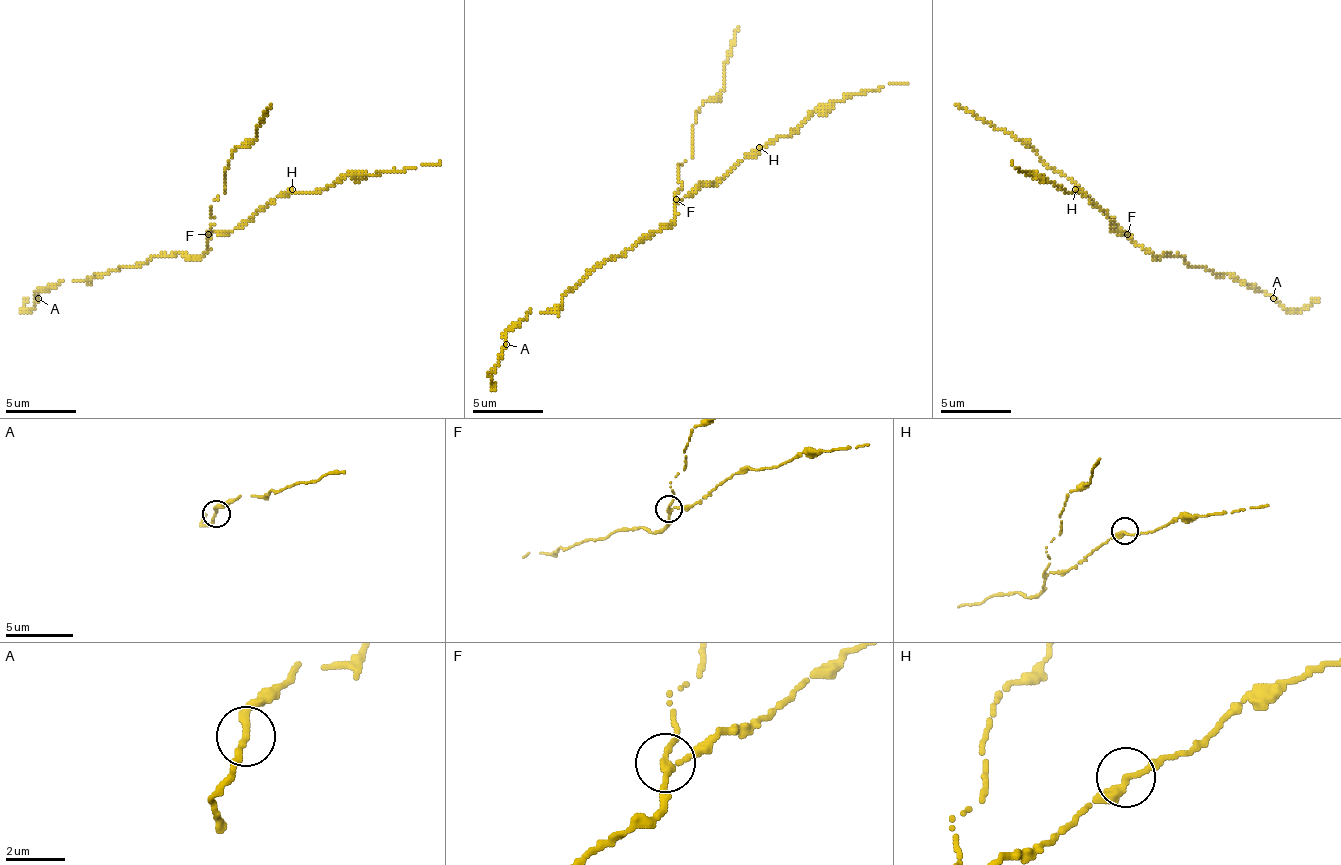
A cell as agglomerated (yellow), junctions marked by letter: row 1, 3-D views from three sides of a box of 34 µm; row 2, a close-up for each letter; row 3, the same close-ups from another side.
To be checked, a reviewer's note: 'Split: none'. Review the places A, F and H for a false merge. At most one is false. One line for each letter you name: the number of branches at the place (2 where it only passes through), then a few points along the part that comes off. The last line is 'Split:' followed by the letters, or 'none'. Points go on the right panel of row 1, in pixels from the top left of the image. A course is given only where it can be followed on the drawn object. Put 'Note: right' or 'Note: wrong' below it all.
F: 2 | (1128, 235), (1114, 217), (1093, 207), (1086, 193), (1015, 136), (956, 105)
Split: F
Note: wrong

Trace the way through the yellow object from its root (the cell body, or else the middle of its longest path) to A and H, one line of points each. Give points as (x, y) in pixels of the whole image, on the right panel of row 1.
A: (1139, 246), (1156, 260), (1163, 253), (1181, 256), (1192, 267), (1230, 274), (1273, 298)
H: (1139, 246), (1128, 231), (1118, 231), (1107, 214), (1075, 189)

